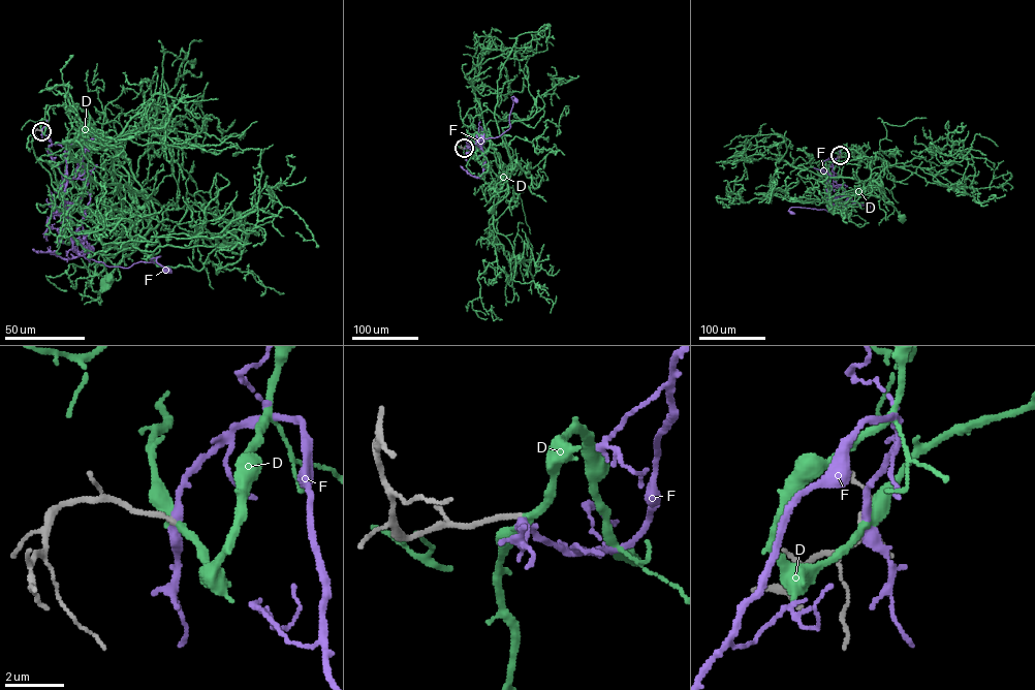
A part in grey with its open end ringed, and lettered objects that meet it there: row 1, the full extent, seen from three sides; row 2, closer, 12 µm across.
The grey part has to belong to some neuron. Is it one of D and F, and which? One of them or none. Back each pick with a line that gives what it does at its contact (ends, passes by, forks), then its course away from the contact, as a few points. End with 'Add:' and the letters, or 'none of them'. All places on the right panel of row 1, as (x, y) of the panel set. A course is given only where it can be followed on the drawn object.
D: It passes by. Its course: (840, 155), (844, 145), (848, 149), (846, 159), (861, 160), (870, 167), (870, 179), (902, 217)
Add: D

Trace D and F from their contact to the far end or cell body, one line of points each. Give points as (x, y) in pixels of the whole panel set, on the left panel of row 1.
D: (41, 131), (49, 108), (62, 105), (86, 140), (107, 144), (127, 161), (147, 194), (149, 231), (108, 281)
F: (41, 131), (49, 126), (48, 152), (67, 181), (64, 220), (77, 252), (127, 268), (160, 256), (166, 270)

